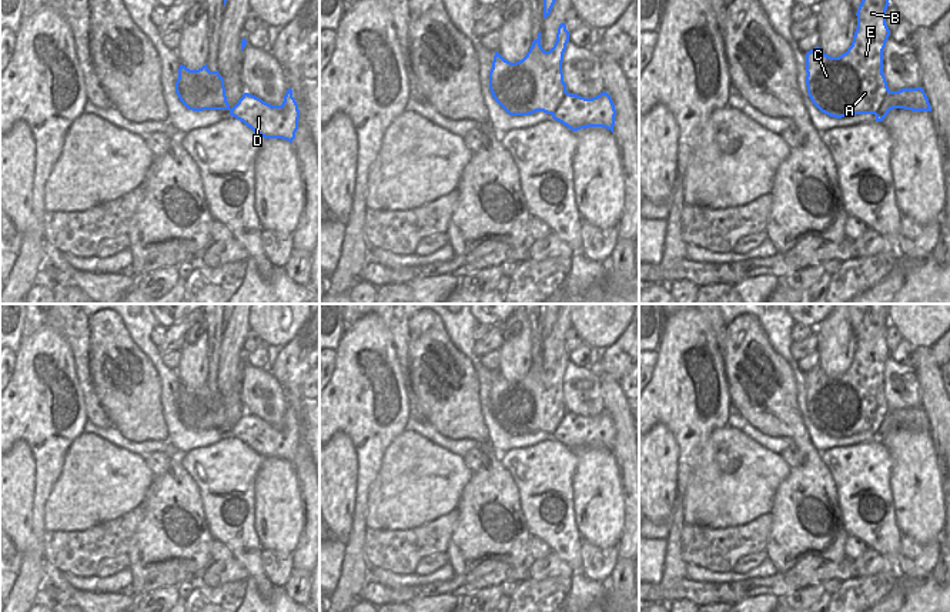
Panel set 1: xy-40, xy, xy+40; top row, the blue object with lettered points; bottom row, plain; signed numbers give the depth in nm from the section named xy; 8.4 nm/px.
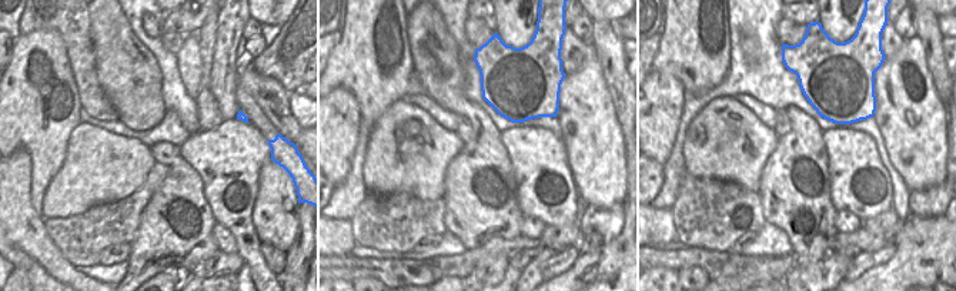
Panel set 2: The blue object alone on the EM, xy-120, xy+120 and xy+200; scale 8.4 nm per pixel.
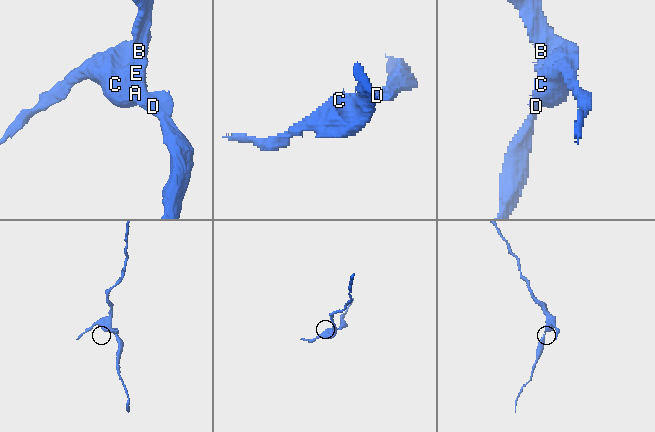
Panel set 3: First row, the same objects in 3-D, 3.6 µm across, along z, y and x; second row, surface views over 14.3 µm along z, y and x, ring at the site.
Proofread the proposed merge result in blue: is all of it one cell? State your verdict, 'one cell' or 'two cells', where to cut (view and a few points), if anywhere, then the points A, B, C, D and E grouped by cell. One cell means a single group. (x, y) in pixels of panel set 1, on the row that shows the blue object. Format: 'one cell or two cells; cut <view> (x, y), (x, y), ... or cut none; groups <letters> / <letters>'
two cells; cut xy+40 (889, 90), (882, 104), (873, 113); groups A B C E / D

